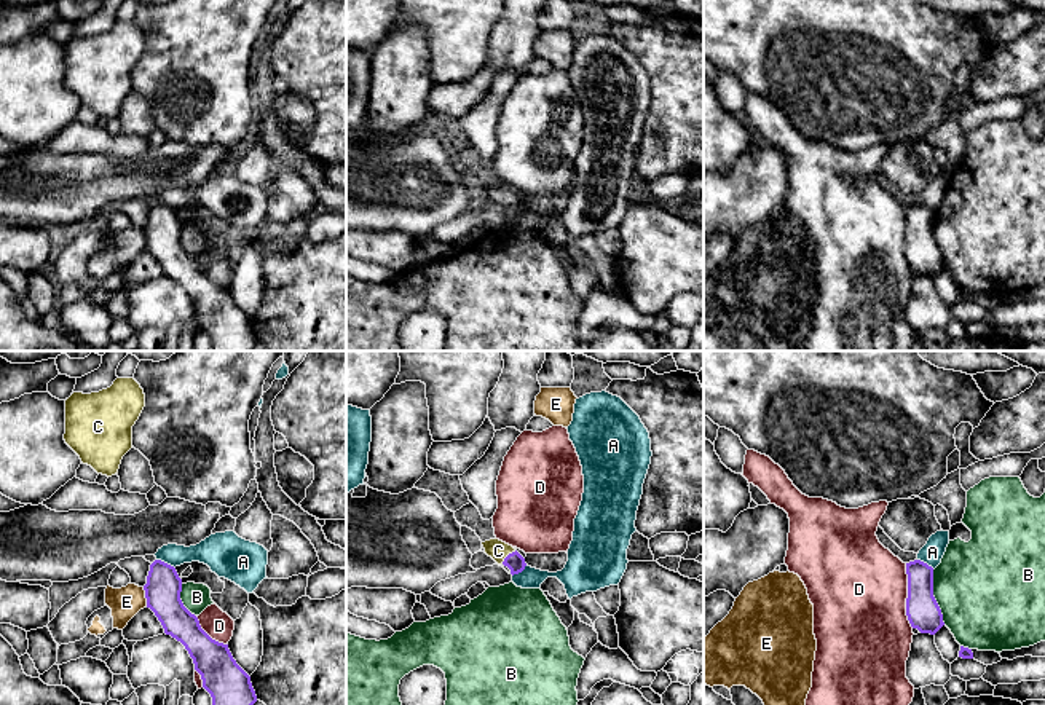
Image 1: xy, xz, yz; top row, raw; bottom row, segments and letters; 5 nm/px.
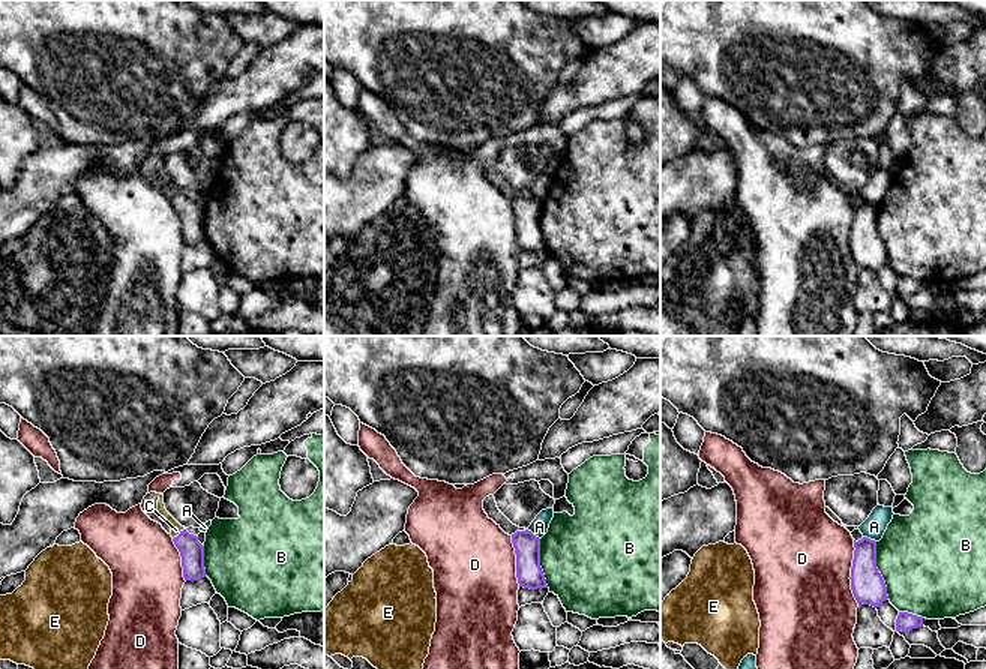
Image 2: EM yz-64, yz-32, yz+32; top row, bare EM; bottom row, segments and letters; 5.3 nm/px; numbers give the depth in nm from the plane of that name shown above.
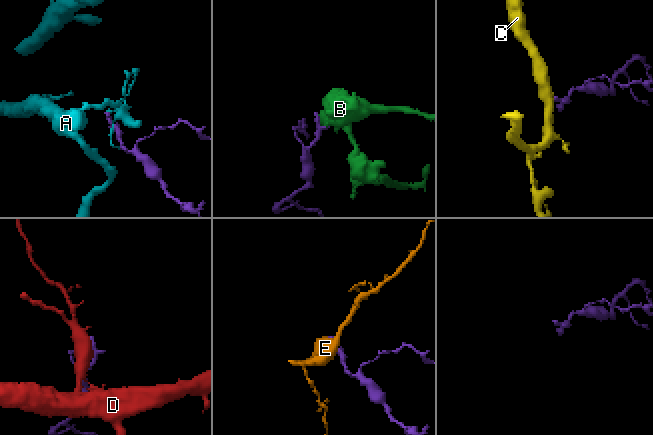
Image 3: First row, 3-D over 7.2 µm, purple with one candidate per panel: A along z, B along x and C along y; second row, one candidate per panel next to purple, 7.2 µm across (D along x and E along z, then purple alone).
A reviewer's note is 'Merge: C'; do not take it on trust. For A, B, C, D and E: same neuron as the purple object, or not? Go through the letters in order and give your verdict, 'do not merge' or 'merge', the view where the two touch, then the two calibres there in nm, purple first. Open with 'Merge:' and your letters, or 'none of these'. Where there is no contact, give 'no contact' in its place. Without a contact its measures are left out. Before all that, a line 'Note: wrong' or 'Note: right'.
Note: right
Merge: C
A: do not merge | xy | 180/160 nm
B: do not merge | yz | 170/480 nm
C: merge | xz | 90/100 nm
D: do not merge | yz | 170/480 nm
E: do not merge | xy | 180/160 nm

